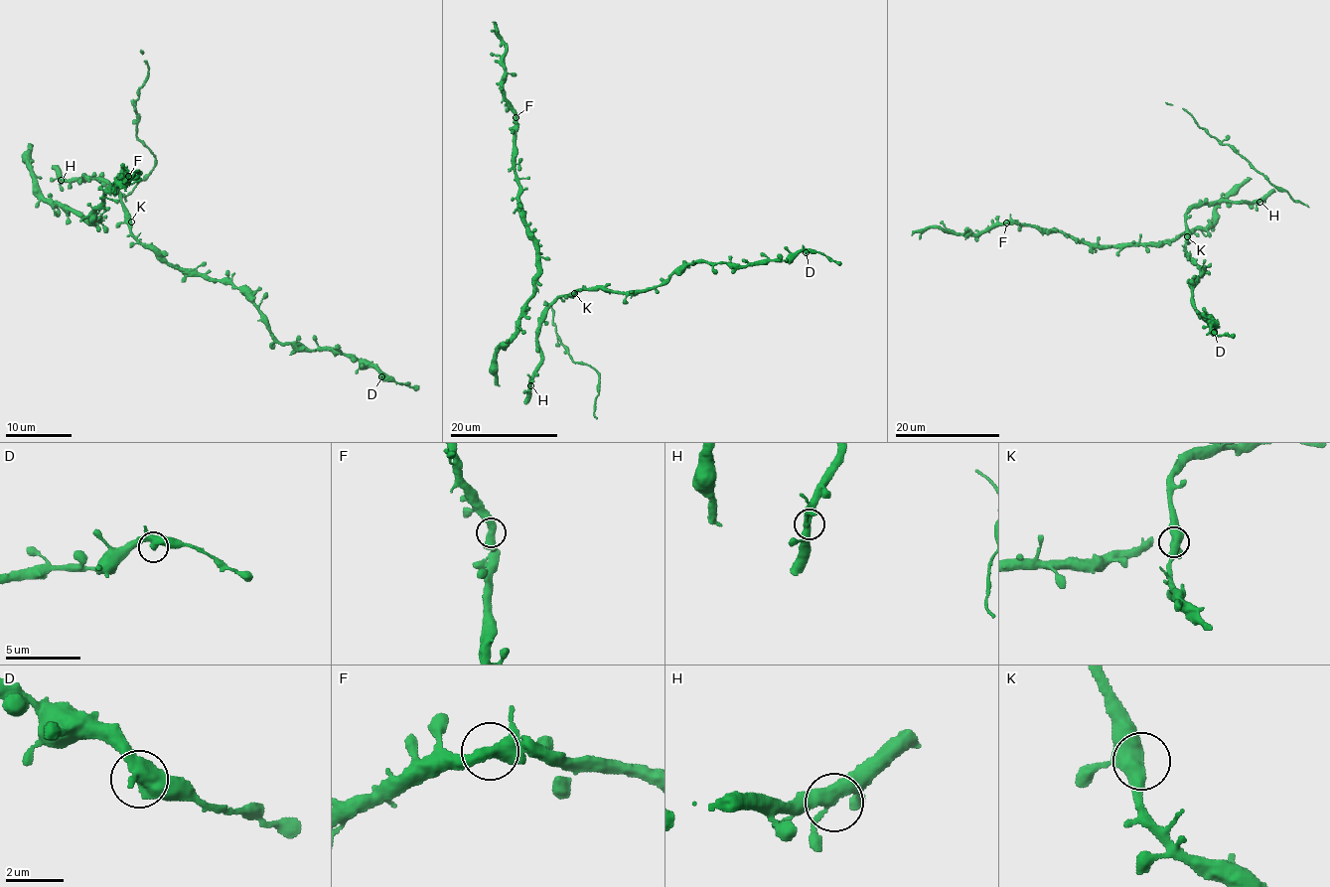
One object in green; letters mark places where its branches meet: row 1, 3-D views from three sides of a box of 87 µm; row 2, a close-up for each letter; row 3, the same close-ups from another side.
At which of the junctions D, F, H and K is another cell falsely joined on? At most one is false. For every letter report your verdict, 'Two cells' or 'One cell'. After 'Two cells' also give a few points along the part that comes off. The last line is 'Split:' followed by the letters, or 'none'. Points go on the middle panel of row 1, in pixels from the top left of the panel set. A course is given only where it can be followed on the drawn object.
D: One cell
F: One cell
H: One cell
K: One cell
Split: none

